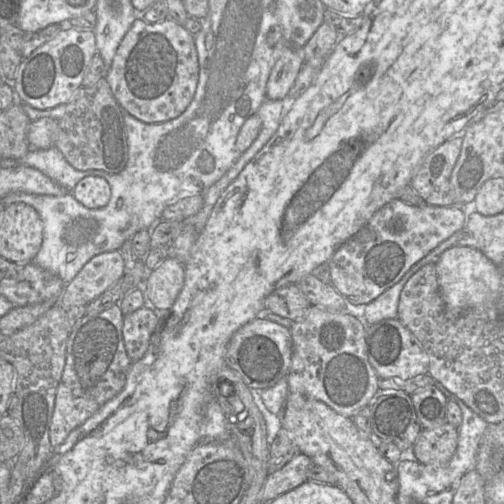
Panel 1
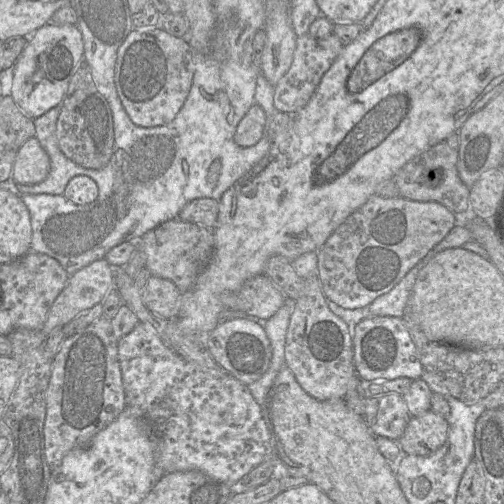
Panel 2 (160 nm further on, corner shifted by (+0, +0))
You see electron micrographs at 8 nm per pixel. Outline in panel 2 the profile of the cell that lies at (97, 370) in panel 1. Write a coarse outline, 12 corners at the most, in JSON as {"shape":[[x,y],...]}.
{"shape":[[111,320],[66,337],[46,391],[51,473],[126,407]]}

